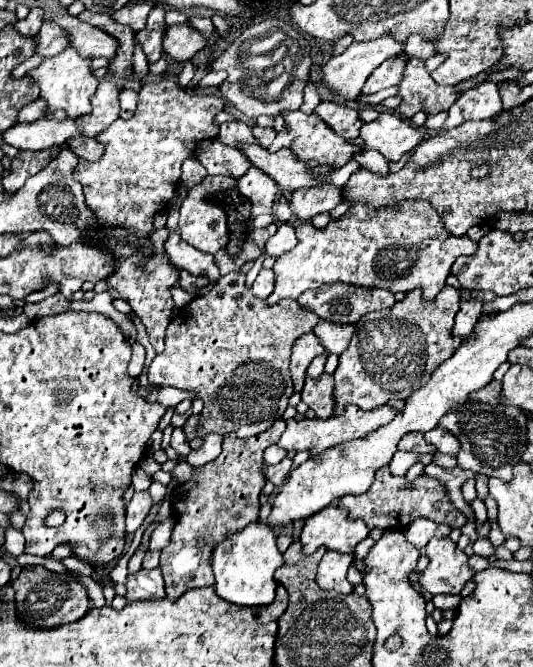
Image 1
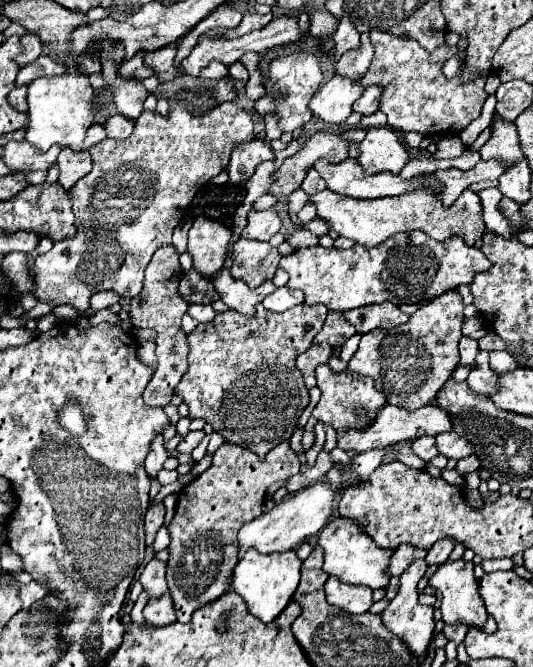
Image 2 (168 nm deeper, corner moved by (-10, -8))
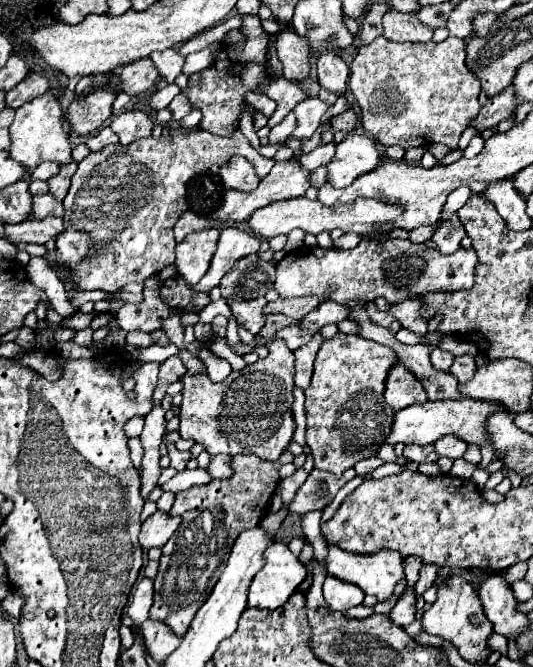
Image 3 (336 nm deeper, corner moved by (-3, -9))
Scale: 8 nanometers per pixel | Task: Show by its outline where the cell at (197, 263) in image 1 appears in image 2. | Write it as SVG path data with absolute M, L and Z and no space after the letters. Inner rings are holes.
M223 270L217 280L213 280L213 284L215 290L221 294L221 300L231 310L241 312L243 316L255 316L255 306L275 290L271 280L267 280L267 284L261 284L259 288L249 288L241 280L231 280L231 274L227 270Z

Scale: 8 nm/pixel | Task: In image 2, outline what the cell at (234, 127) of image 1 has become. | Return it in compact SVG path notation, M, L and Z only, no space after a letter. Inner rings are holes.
M253 140L253 144L235 146L229 160L229 168L227 168L229 182L231 184L247 182L255 174L255 168L267 160L275 160L275 154L261 140Z

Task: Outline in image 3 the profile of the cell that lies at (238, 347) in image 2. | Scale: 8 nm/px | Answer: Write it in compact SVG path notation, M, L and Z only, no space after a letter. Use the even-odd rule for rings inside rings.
M268 313L266 317L266 325L260 331L260 337L266 339L268 345L268 357L258 359L256 363L246 365L240 371L230 373L224 381L220 383L212 383L208 373L198 373L198 375L184 375L180 381L184 385L182 389L182 405L180 405L180 435L184 439L194 439L198 443L202 443L206 447L206 451L210 455L216 453L226 453L226 455L256 455L264 461L276 461L282 451L288 447L288 443L292 441L294 435L294 415L292 415L292 389L294 389L294 353L288 349L288 345L284 345L284 341L276 339L276 333L292 323L300 323L300 321L292 321L290 317L284 317L280 313Z

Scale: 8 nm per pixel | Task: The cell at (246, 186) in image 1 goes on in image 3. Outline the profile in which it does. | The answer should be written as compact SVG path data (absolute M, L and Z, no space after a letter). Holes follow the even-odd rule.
M224 227L220 231L218 251L212 257L208 273L196 285L192 285L192 289L208 293L212 287L216 287L220 283L222 275L234 265L234 261L238 261L240 257L246 257L250 253L256 253L258 249L260 249L260 241L256 241L256 237L252 237L252 233L248 233L248 229Z

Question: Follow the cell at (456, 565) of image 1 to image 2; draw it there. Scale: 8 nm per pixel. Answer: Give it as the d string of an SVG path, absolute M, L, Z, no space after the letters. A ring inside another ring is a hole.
M445 562L437 568L437 572L431 576L431 586L435 586L441 592L441 614L445 624L465 624L469 628L483 628L487 620L485 604L479 596L479 580L473 574L473 562Z

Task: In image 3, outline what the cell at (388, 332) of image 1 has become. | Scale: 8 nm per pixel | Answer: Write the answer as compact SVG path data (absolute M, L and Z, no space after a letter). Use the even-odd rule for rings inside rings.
M394 365L386 377L386 389L384 389L384 401L392 409L402 409L414 403L426 403L426 391L416 381L416 375L410 369L404 369L404 365Z

